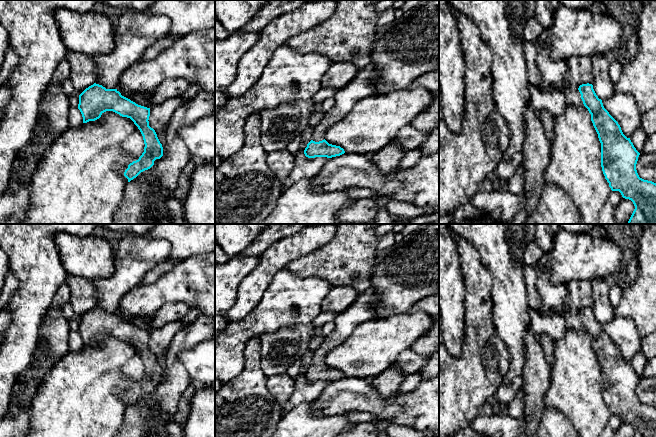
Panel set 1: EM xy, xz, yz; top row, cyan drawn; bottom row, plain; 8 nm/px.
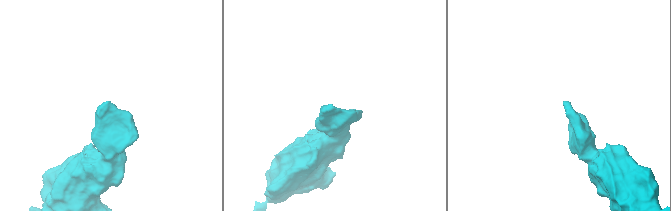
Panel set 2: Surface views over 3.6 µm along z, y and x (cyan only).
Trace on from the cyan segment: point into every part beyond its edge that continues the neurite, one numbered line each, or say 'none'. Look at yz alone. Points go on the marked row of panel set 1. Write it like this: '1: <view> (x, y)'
1: yz (572, 95)

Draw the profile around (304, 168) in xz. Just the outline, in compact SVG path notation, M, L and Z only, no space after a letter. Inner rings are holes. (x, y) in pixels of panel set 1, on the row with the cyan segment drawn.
M304 152L299 153L294 160L294 166L289 176L282 182L283 189L289 188L303 179L312 179L329 161L327 157L308 158Z

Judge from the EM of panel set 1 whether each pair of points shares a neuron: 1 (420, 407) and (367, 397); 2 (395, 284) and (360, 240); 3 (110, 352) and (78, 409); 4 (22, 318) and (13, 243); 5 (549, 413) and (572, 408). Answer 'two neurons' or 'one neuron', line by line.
1: one neuron
2: two neurons
3: one neuron
4: one neuron
5: two neurons

